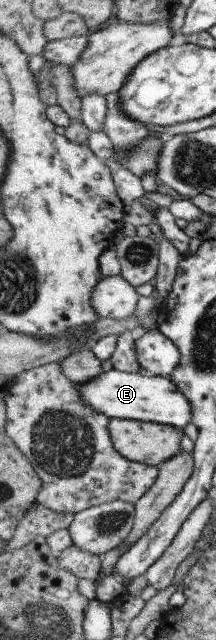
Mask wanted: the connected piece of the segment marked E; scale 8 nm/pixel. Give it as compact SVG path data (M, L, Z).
M110 370L102 373L98 379L88 381L81 387L82 399L111 418L132 419L134 421L160 422L176 426L184 431L190 425L194 415L190 409L190 401L183 391L180 391L168 377L157 375L140 375Z

